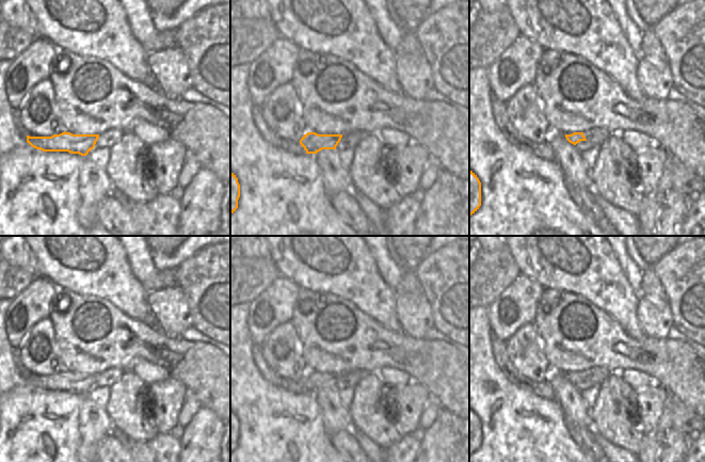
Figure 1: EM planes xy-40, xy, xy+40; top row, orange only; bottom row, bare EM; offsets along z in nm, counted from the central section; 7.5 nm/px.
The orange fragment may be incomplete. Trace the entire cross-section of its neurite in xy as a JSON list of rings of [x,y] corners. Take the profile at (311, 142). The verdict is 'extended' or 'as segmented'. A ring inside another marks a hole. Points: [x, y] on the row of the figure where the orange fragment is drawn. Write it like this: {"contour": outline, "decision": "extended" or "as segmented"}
{"contour": [[[307,132],[300,140],[300,144],[306,150],[306,154],[317,154],[322,149],[353,149],[367,134],[366,132],[346,132],[343,134],[318,134]]], "decision": "extended"}

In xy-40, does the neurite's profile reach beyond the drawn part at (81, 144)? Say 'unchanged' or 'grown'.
grown

